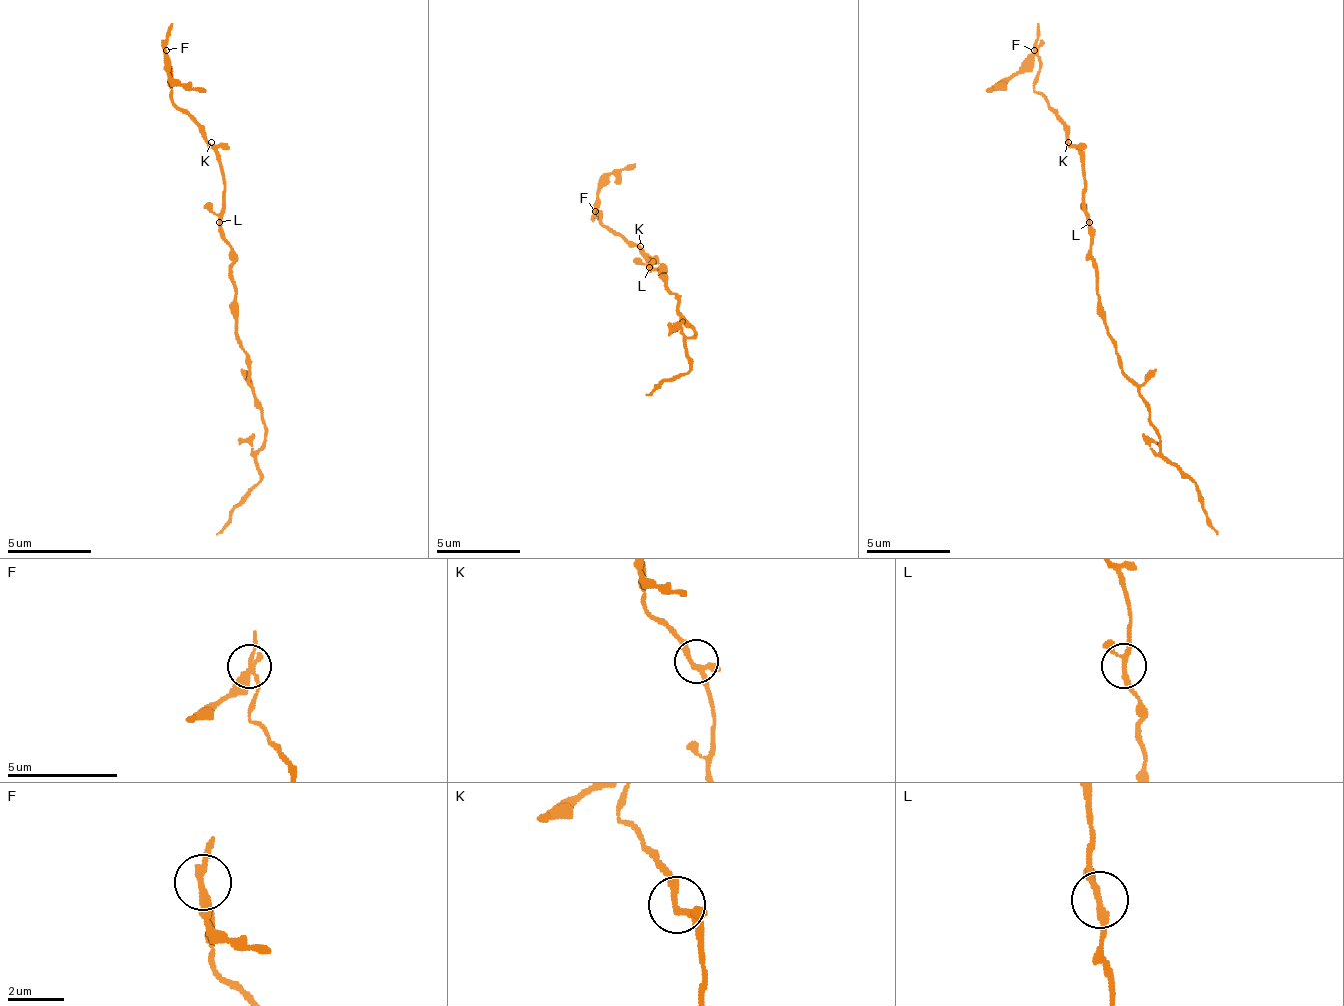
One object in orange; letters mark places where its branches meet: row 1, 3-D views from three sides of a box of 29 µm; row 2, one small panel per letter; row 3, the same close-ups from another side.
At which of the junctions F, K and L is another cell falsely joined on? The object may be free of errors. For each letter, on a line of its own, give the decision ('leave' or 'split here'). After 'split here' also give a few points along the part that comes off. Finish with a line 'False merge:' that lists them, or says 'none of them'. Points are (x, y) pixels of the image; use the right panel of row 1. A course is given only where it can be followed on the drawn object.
F: split here; foreign part runs (1035, 49), (1014, 74), (984, 91)
K: leave
L: leave
False merge: F

